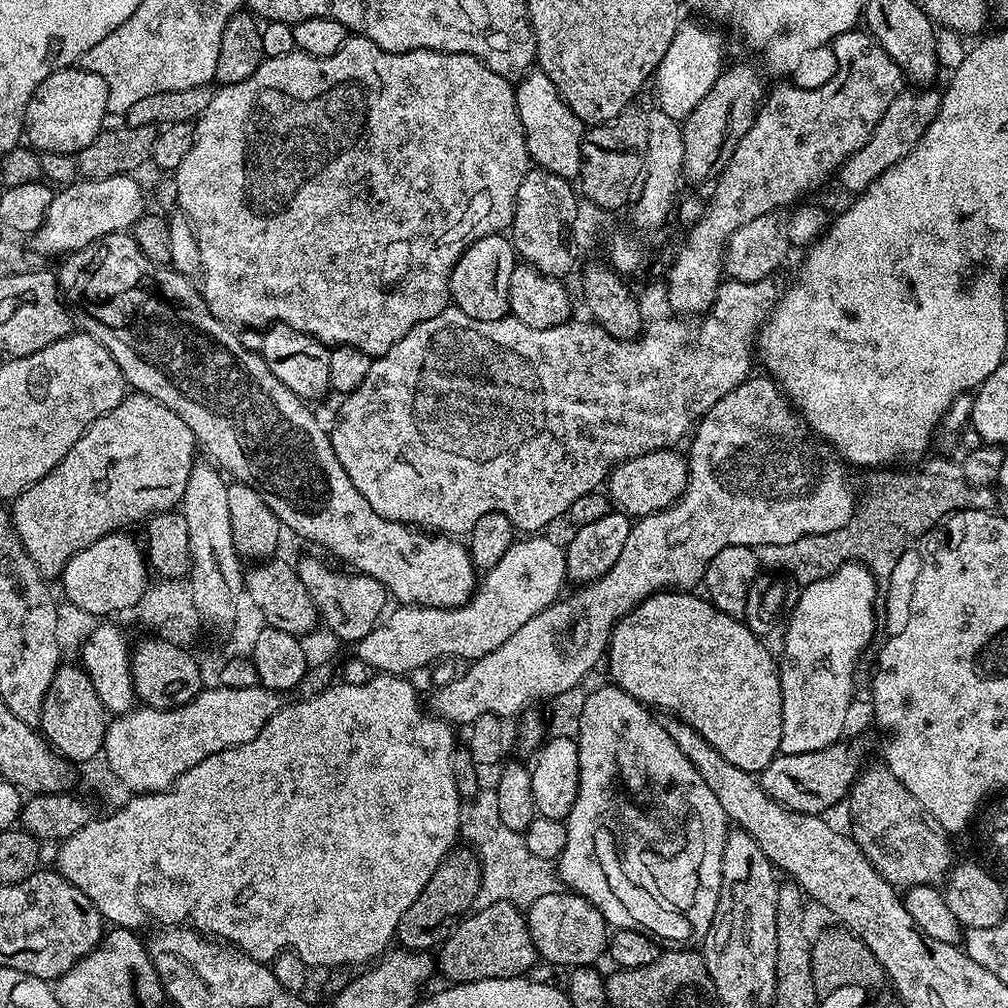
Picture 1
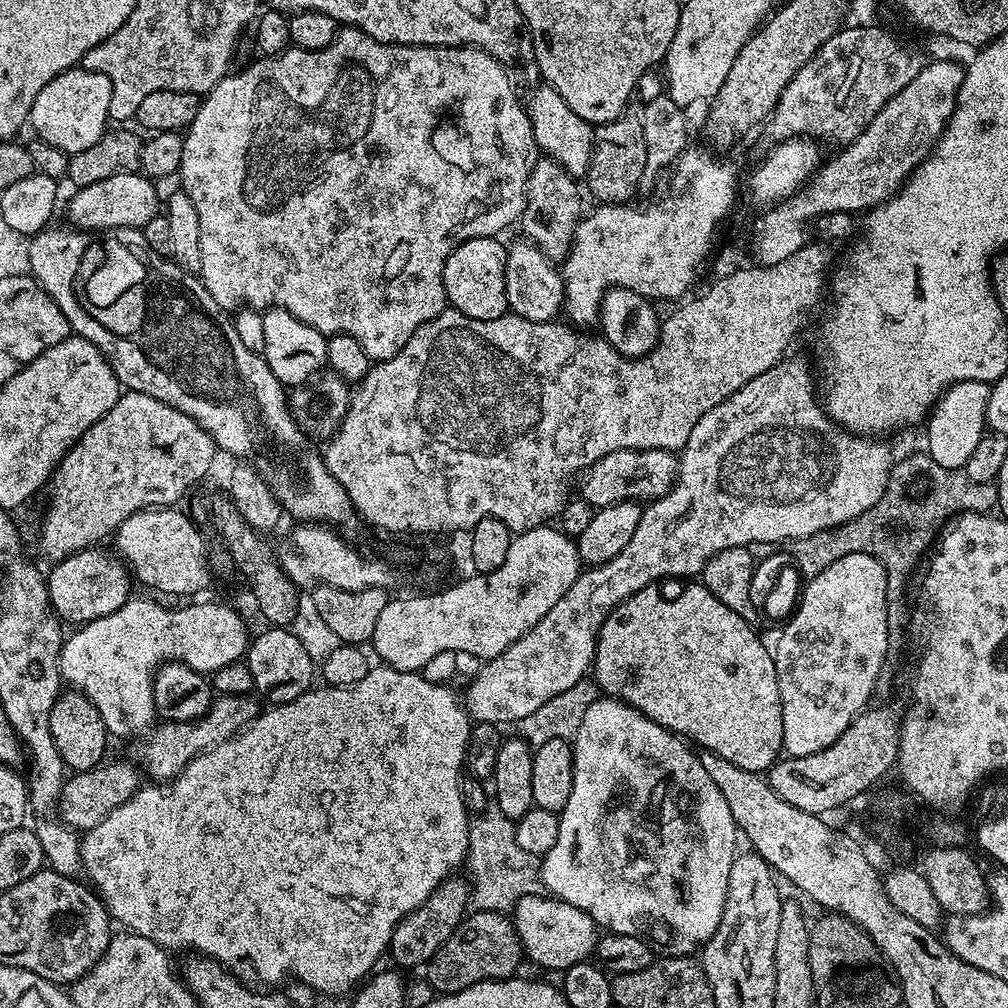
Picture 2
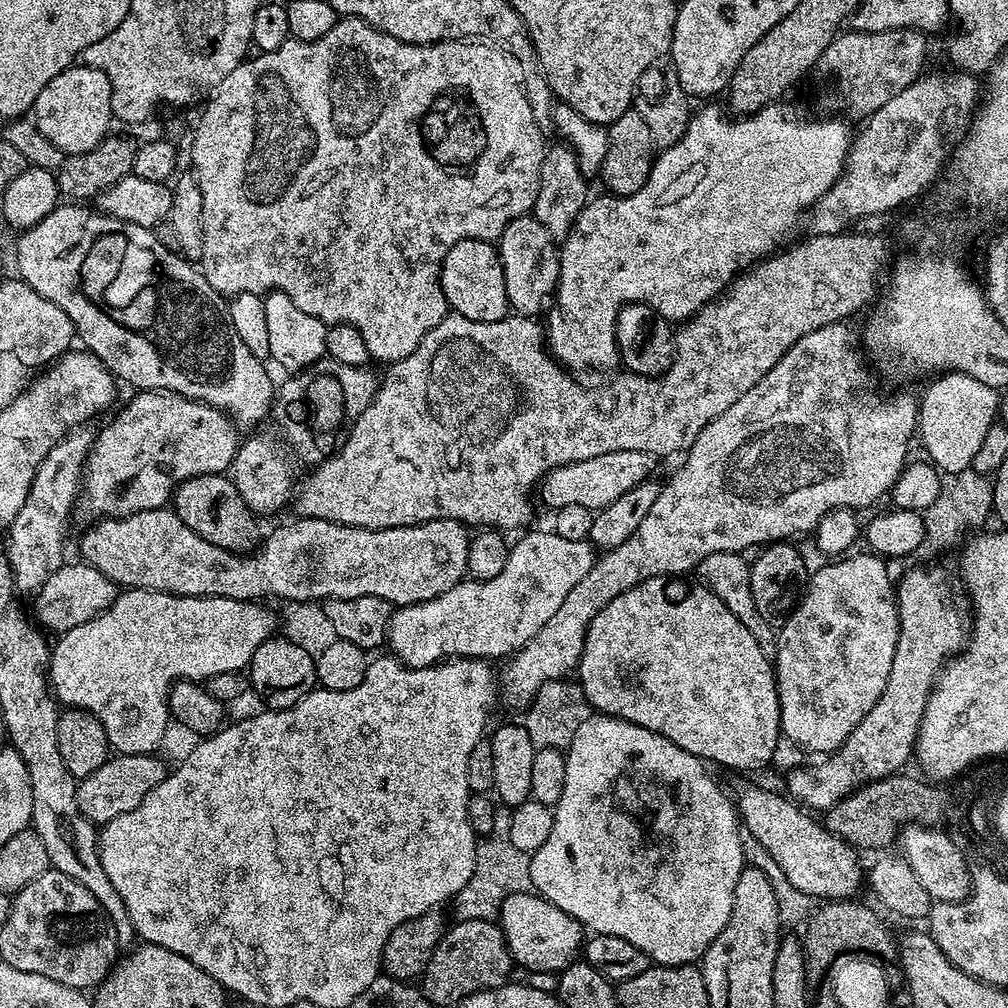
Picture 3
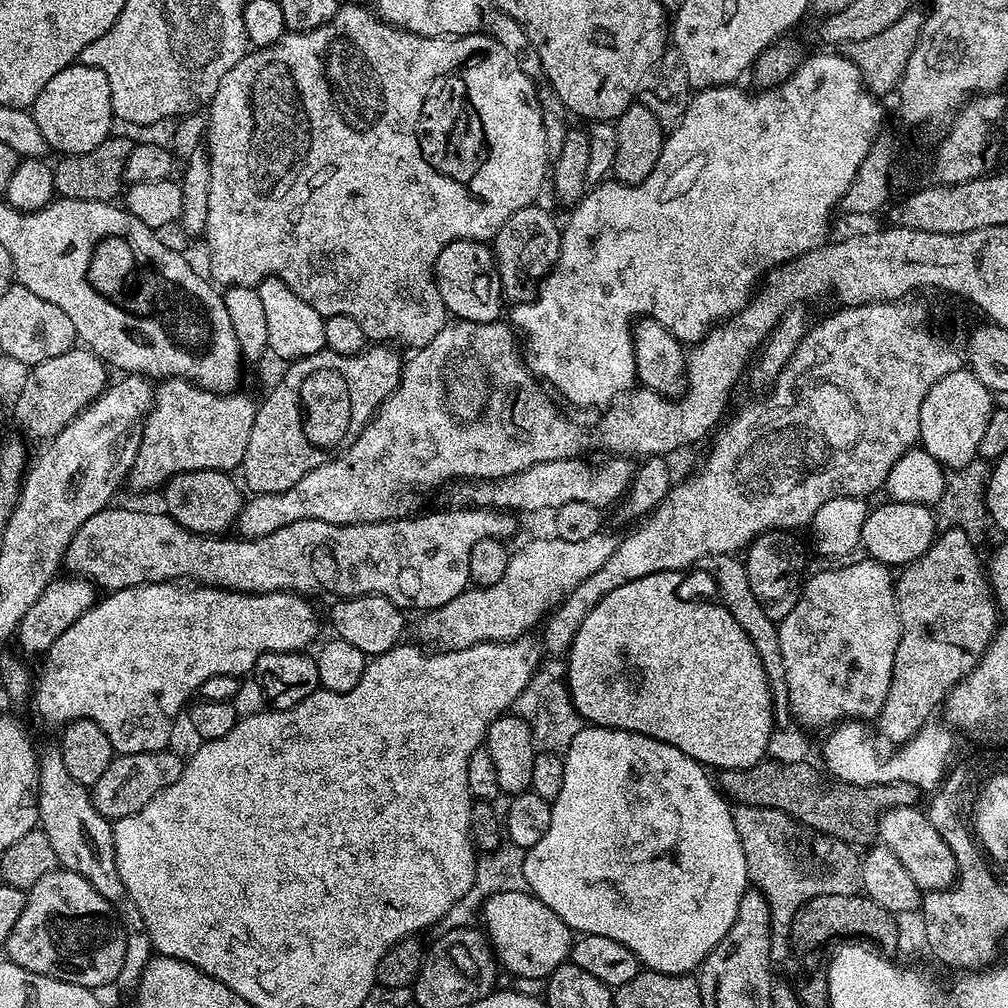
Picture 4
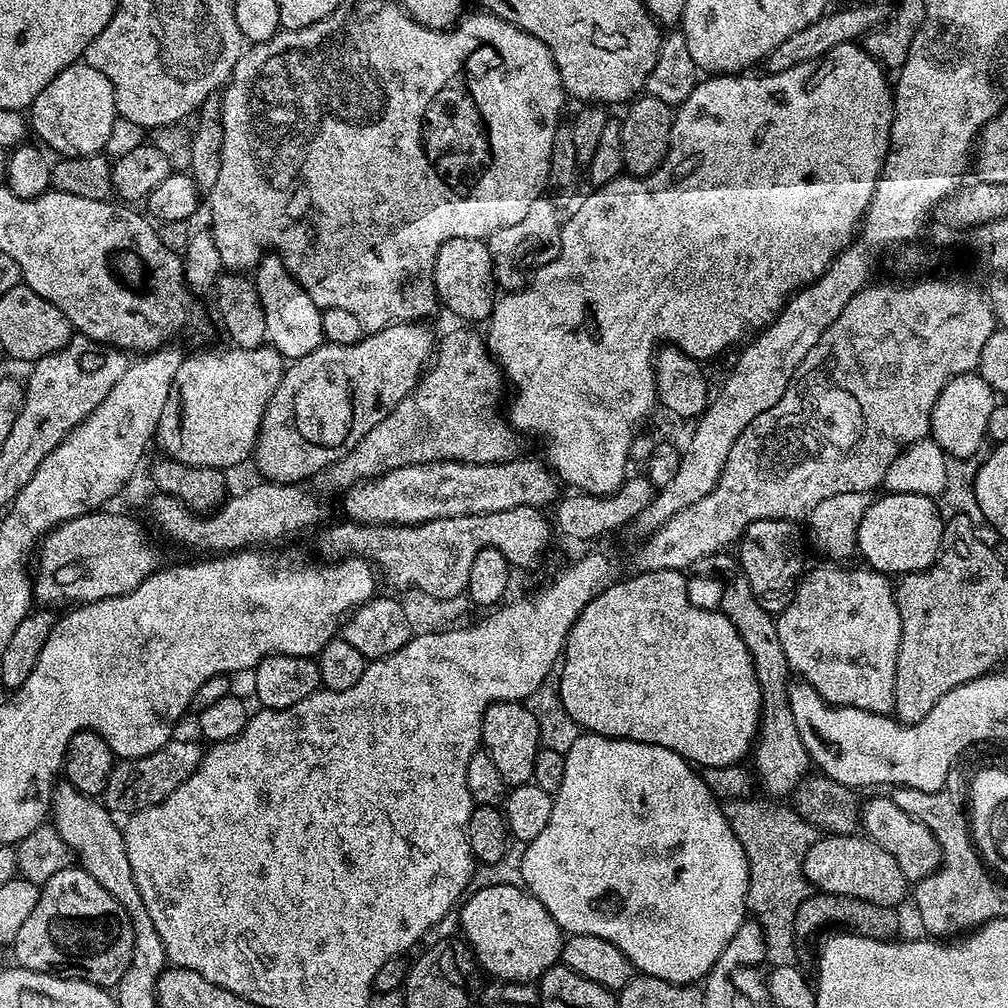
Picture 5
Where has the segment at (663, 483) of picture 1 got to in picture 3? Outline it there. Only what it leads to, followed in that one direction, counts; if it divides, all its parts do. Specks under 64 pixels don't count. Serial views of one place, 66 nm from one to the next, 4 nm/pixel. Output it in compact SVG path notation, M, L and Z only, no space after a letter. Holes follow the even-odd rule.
M614 450L610 454L598 454L598 458L586 458L582 462L570 462L566 466L551 468L538 485L538 500L549 510L562 506L586 506L599 510L610 506L614 498L622 498L626 490L634 490L643 480L649 479L658 464L657 457L642 450Z

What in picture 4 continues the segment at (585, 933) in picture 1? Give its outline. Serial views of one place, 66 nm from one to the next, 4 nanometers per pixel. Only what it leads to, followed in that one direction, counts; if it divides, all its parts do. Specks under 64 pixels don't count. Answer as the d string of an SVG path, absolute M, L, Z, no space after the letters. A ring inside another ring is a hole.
M529 891L494 894L483 903L483 916L483 931L503 971L505 968L524 980L543 981L572 955L572 929Z

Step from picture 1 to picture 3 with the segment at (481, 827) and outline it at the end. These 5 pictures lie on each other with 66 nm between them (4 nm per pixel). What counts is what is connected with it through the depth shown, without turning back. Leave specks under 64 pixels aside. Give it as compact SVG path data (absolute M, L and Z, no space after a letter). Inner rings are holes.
M498 824L491 835L483 837L476 846L474 874L470 882L453 897L454 917L458 922L470 920L493 921L499 913L501 902L510 894L535 891L530 878L531 855L509 841L505 825Z

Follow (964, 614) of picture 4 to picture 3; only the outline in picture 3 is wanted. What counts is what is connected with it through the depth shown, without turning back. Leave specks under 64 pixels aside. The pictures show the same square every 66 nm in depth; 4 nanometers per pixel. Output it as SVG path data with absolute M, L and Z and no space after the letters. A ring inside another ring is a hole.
M912 568L904 577L899 577L898 587L896 588L896 603L900 609L900 633L898 634L898 642L896 643L896 653L894 654L894 662L890 666L890 678L886 678L886 690L882 690L882 698L878 698L878 702L870 710L870 714L866 714L866 718L862 718L862 722L853 728L852 733L844 739L844 744L837 751L831 753L820 765L812 764L809 768L796 768L788 776L788 789L786 789L787 795L791 797L795 803L803 806L805 809L813 810L812 808L821 808L821 810L827 810L846 798L852 792L855 792L861 785L870 783L872 780L880 780L886 778L892 773L899 773L904 763L907 760L911 761L914 756L914 749L916 746L916 735L920 729L920 723L922 722L922 714L926 710L926 702L930 698L932 693L932 687L936 685L936 677L940 675L946 661L957 655L967 645L968 637L970 635L970 620L964 612L955 604L956 596L952 593L952 580L948 577L948 572L944 568Z

